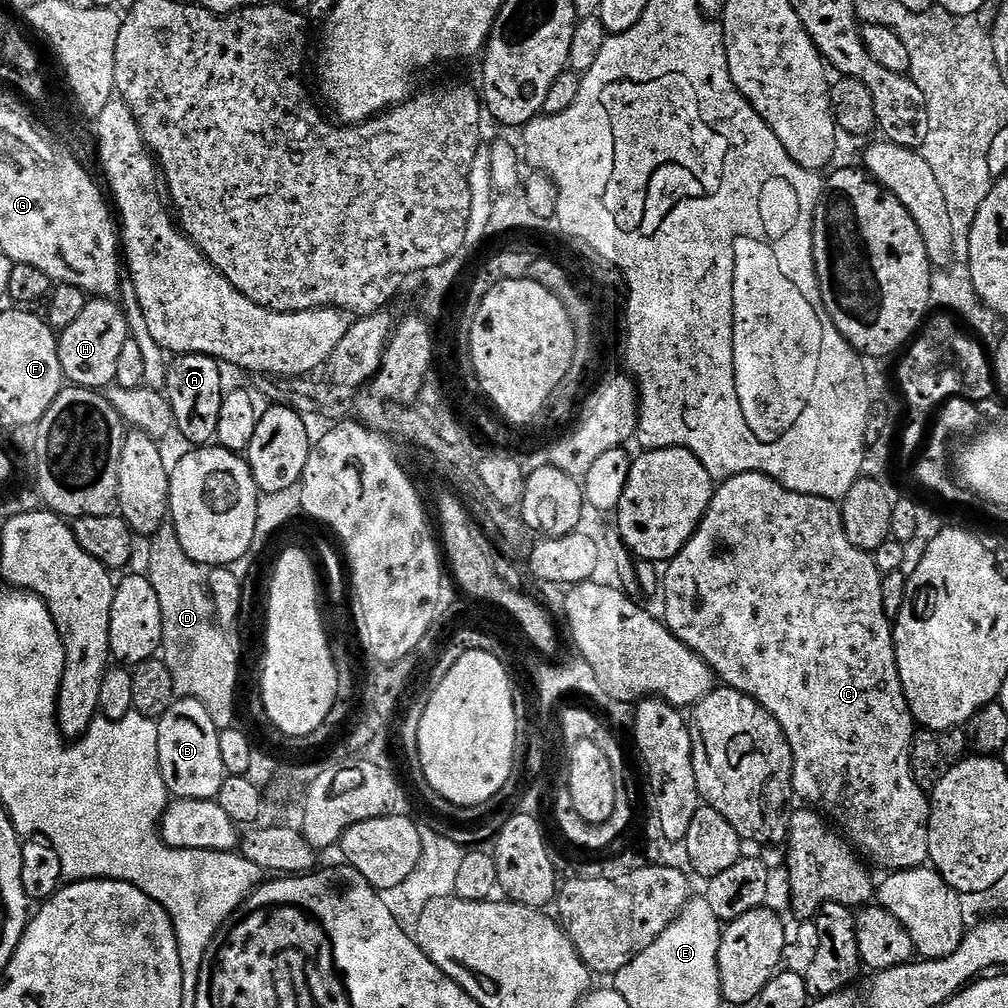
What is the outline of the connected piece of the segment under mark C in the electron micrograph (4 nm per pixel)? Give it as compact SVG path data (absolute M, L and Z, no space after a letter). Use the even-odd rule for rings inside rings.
M757 472L750 474L738 474L736 477L731 477L729 480L723 481L713 491L712 501L700 526L696 533L692 535L690 542L686 542L686 546L682 549L674 559L667 561L666 571L662 576L662 597L664 596L664 613L662 619L667 624L668 629L681 640L684 645L690 650L694 650L694 654L698 654L703 660L712 667L713 673L718 677L721 685L738 690L742 694L746 694L750 698L754 698L768 713L778 722L778 726L782 726L782 730L786 734L786 738L790 742L790 750L792 751L792 790L797 797L801 796L805 800L805 805L811 806L813 809L819 810L833 825L838 826L839 831L850 841L853 849L865 861L877 864L880 868L888 868L892 872L901 872L907 868L922 868L929 863L928 859L928 814L930 811L930 800L926 795L925 789L918 786L918 782L912 776L912 738L914 735L914 721L912 719L912 711L908 709L906 702L906 694L904 687L900 681L898 674L898 666L896 665L896 651L894 650L894 642L892 641L892 625L893 621L886 614L886 610L882 606L882 582L884 576L875 564L875 558L871 552L863 552L860 548L854 546L854 542L850 542L850 538L846 538L846 530L844 529L844 517L841 509L835 503L826 498L818 498L817 496L807 496L806 494L798 494L783 488L779 482L772 480L768 476L763 476Z

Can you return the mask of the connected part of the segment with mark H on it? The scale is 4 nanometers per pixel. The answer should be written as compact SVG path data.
M112 298L89 299L86 310L82 310L78 322L74 322L74 326L66 326L66 330L59 333L60 361L64 379L69 385L103 390L115 381L122 346L130 338L124 312L115 304L116 302Z

